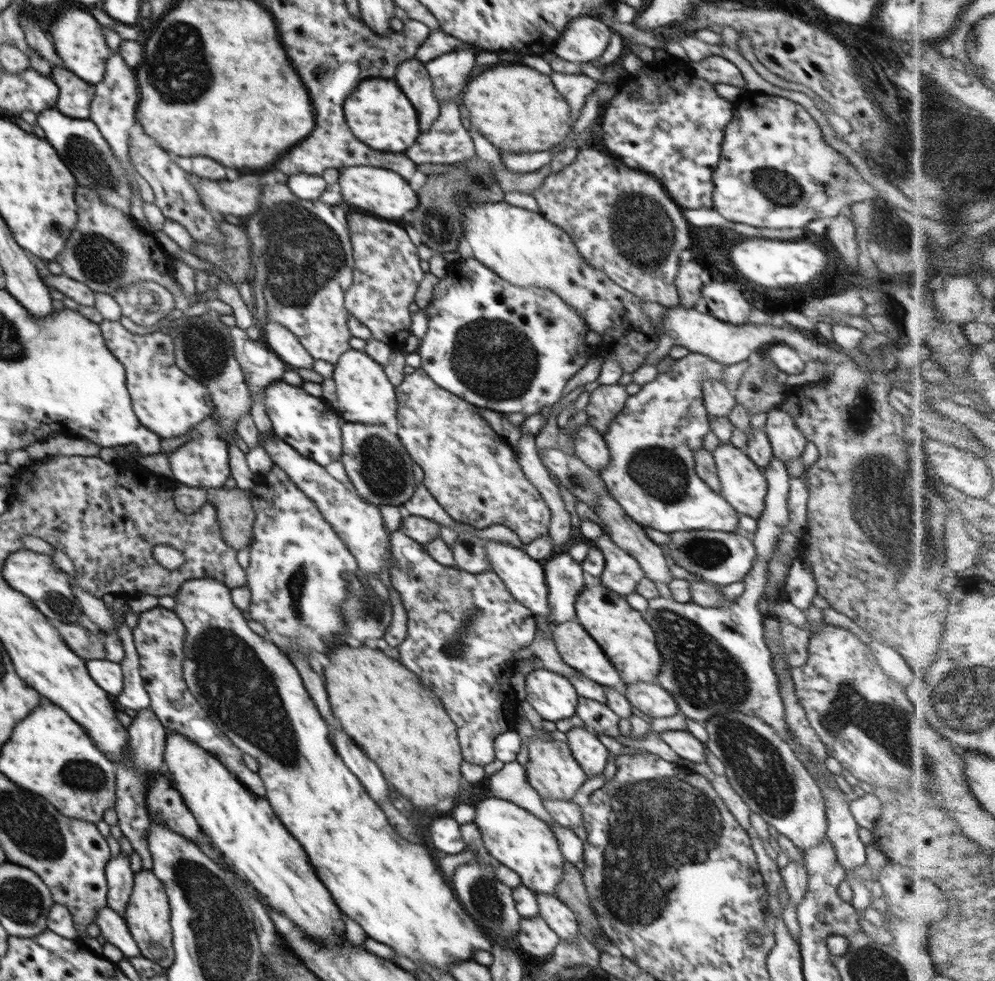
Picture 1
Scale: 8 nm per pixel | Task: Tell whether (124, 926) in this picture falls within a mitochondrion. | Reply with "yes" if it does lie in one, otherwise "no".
no

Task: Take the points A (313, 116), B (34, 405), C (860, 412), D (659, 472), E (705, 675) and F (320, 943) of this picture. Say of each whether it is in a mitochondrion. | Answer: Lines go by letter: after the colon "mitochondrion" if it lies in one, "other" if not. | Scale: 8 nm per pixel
A: other
B: other
C: mitochondrion
D: mitochondrion
E: mitochondrion
F: other

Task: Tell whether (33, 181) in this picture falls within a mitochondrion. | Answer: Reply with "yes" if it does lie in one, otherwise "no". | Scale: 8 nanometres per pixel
no

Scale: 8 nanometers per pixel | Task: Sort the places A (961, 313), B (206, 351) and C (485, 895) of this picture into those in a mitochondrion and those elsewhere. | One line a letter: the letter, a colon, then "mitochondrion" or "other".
A: other
B: mitochondrion
C: mitochondrion

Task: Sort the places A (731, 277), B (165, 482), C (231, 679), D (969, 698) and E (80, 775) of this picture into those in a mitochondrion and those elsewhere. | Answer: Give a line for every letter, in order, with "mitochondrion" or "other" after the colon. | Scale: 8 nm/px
A: other
B: other
C: mitochondrion
D: mitochondrion
E: mitochondrion

